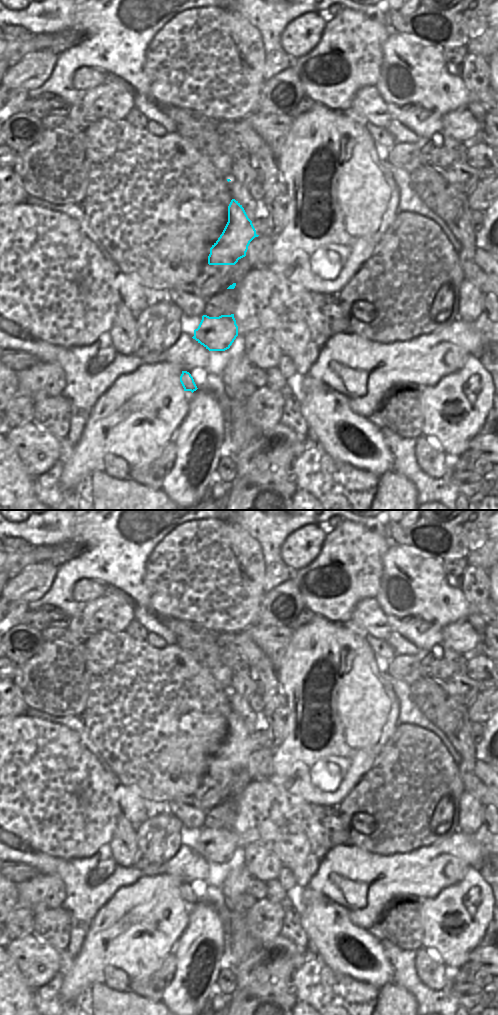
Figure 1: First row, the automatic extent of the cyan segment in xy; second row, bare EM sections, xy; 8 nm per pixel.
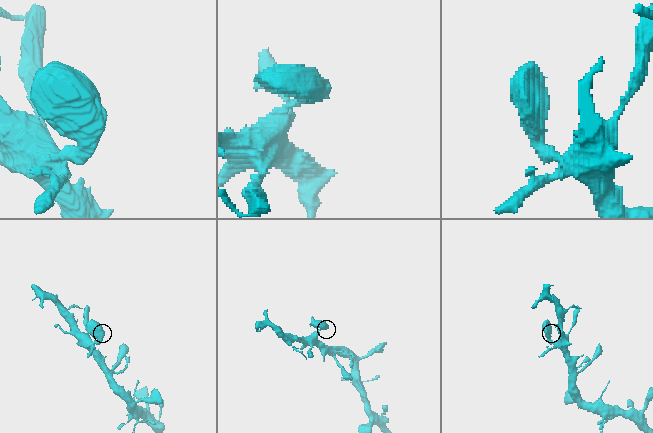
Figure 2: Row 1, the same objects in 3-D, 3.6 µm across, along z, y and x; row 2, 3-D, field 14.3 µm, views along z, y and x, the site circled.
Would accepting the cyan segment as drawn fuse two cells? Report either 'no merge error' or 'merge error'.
no merge error

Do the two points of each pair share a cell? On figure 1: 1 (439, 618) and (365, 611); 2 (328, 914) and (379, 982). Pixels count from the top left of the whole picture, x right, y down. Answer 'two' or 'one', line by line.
1: two
2: one

